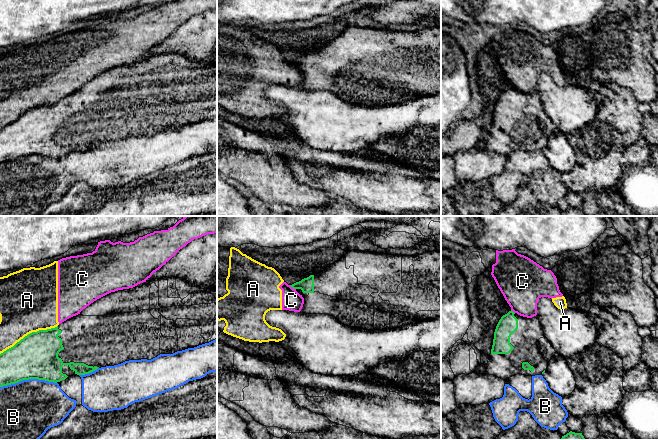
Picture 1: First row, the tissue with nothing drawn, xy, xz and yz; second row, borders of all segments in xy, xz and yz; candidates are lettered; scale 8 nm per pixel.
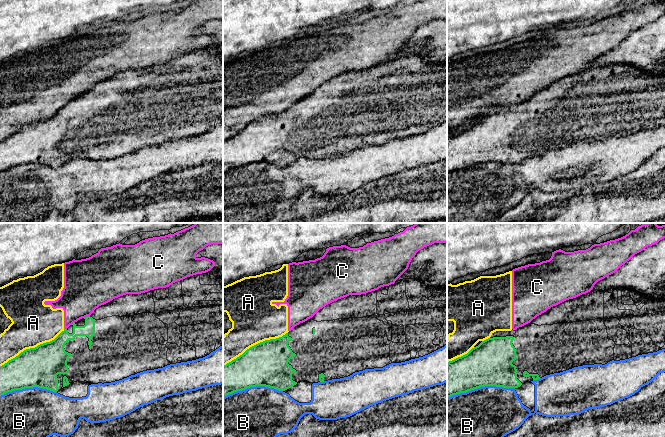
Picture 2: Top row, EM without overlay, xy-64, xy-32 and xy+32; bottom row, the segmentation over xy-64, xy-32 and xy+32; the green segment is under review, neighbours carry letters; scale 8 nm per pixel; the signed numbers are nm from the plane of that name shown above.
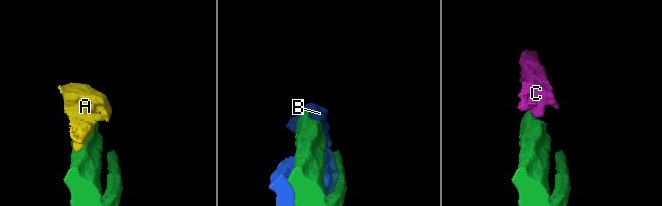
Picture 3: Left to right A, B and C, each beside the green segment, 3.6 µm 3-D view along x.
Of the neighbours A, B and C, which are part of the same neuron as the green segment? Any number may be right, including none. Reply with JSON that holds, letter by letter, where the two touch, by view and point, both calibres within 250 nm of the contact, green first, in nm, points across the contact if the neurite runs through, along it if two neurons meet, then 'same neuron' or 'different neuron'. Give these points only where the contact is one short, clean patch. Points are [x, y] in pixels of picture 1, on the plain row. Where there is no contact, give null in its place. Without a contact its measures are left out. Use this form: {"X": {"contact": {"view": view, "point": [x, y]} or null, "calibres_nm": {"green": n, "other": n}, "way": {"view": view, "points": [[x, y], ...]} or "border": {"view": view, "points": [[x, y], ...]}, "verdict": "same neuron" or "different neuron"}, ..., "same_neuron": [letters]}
{"A": {"contact": {"view": "xy", "point": [28, 110]}, "calibres_nm": {"green": 360, "other": 460}, "verdict": "different neuron"}, "B": {"contact": {"view": "xy", "point": [28, 155]}, "calibres_nm": {"green": 360, "other": 460}, "verdict": "different neuron"}, "C": {"contact": {"view": "xz", "point": [292, 63]}, "calibres_nm": {"green": 110, "other": 160}, "border": {"view": "xz", "points": [[289, 61], [295, 65]]}, "verdict": "different neuron"}, "same_neuron": []}

